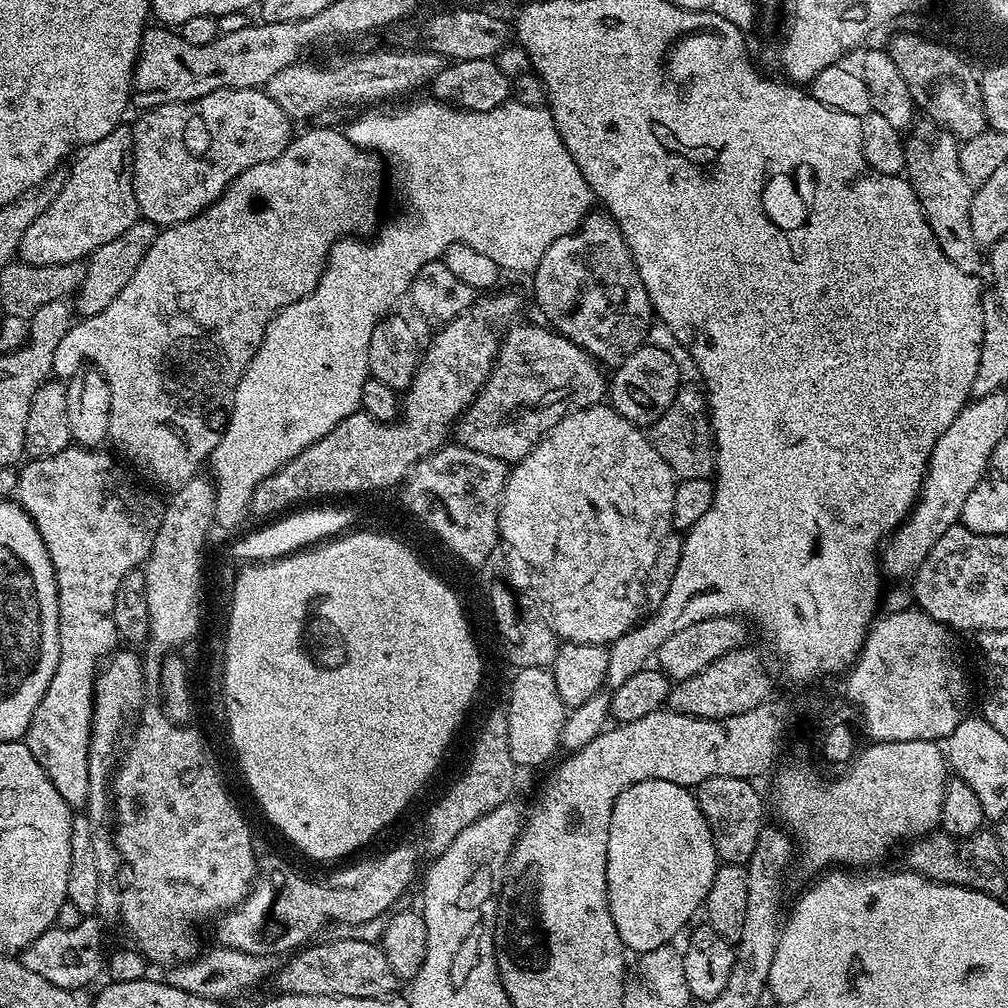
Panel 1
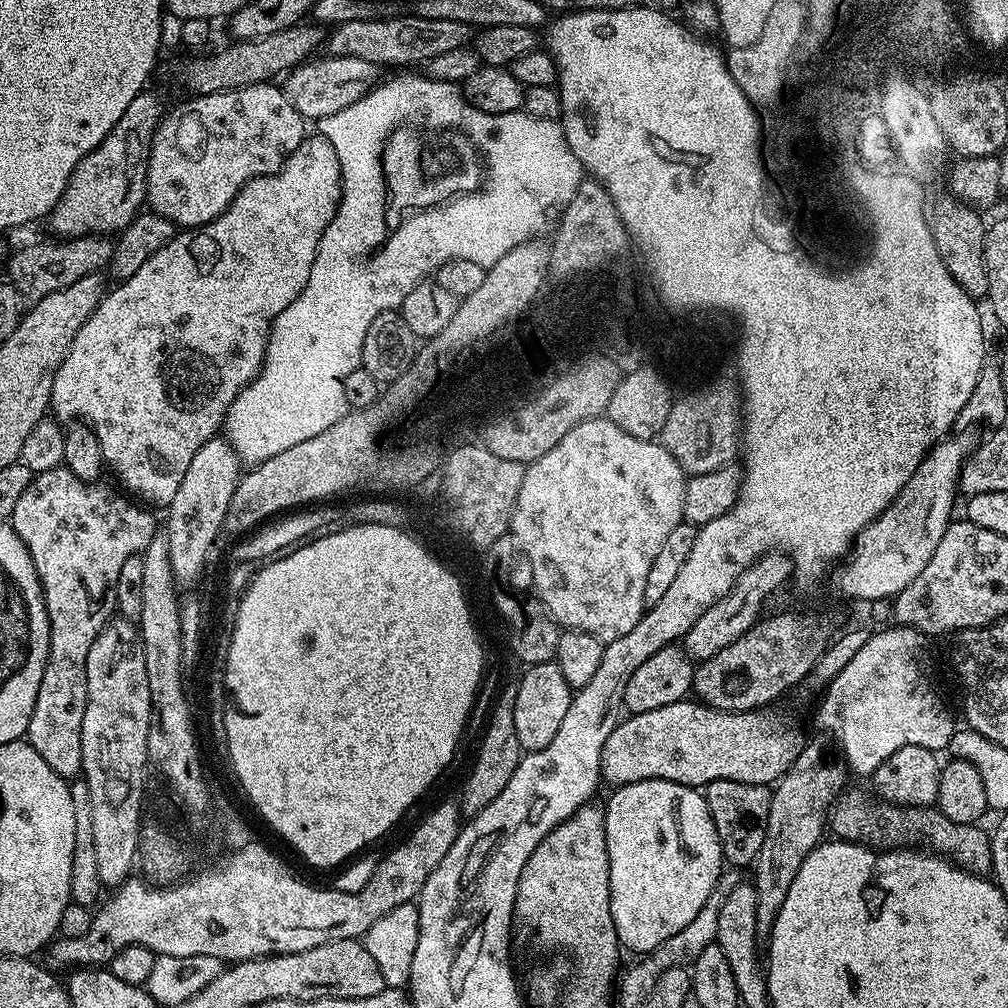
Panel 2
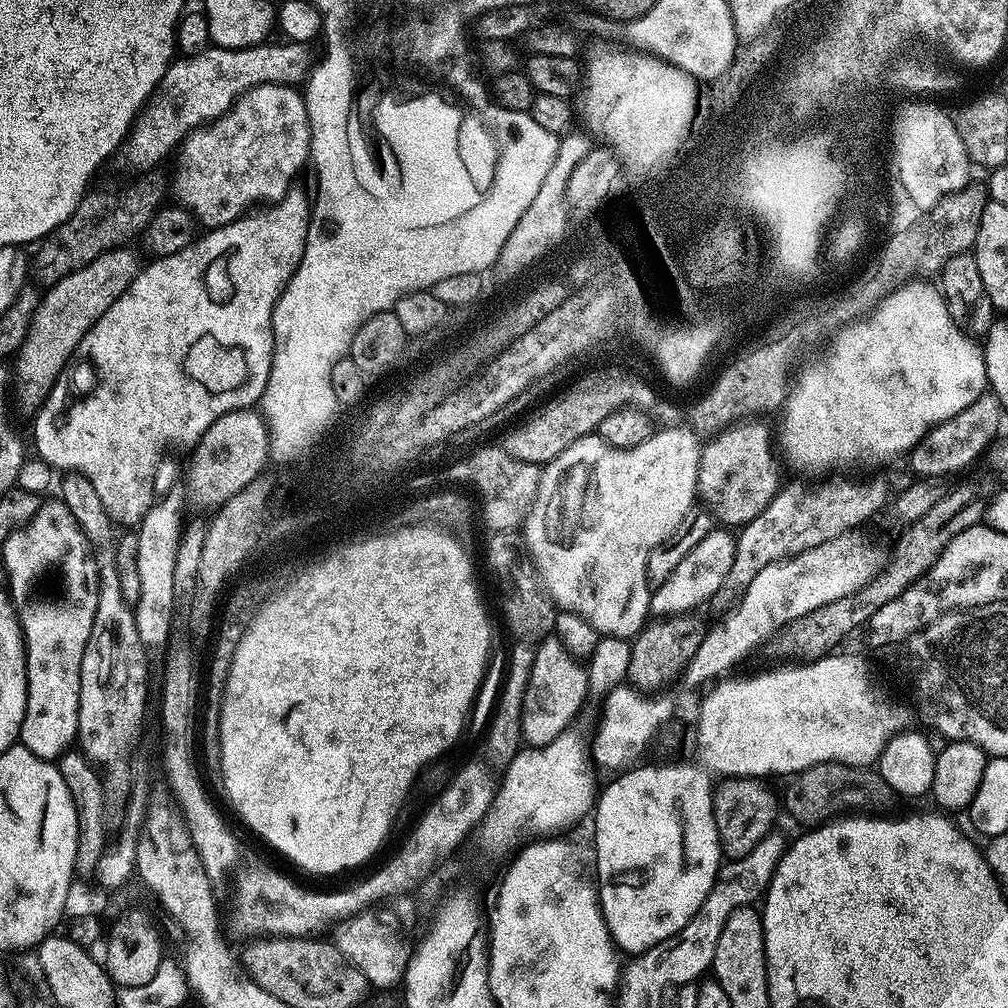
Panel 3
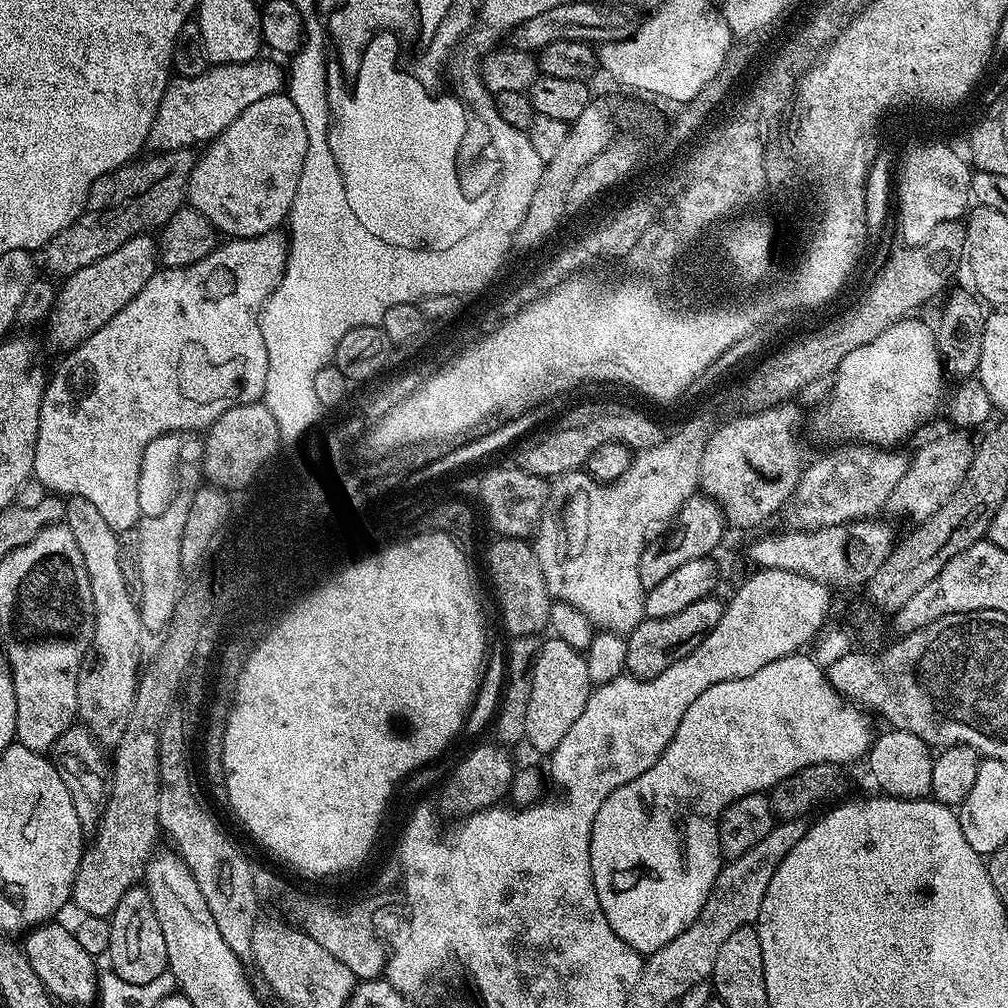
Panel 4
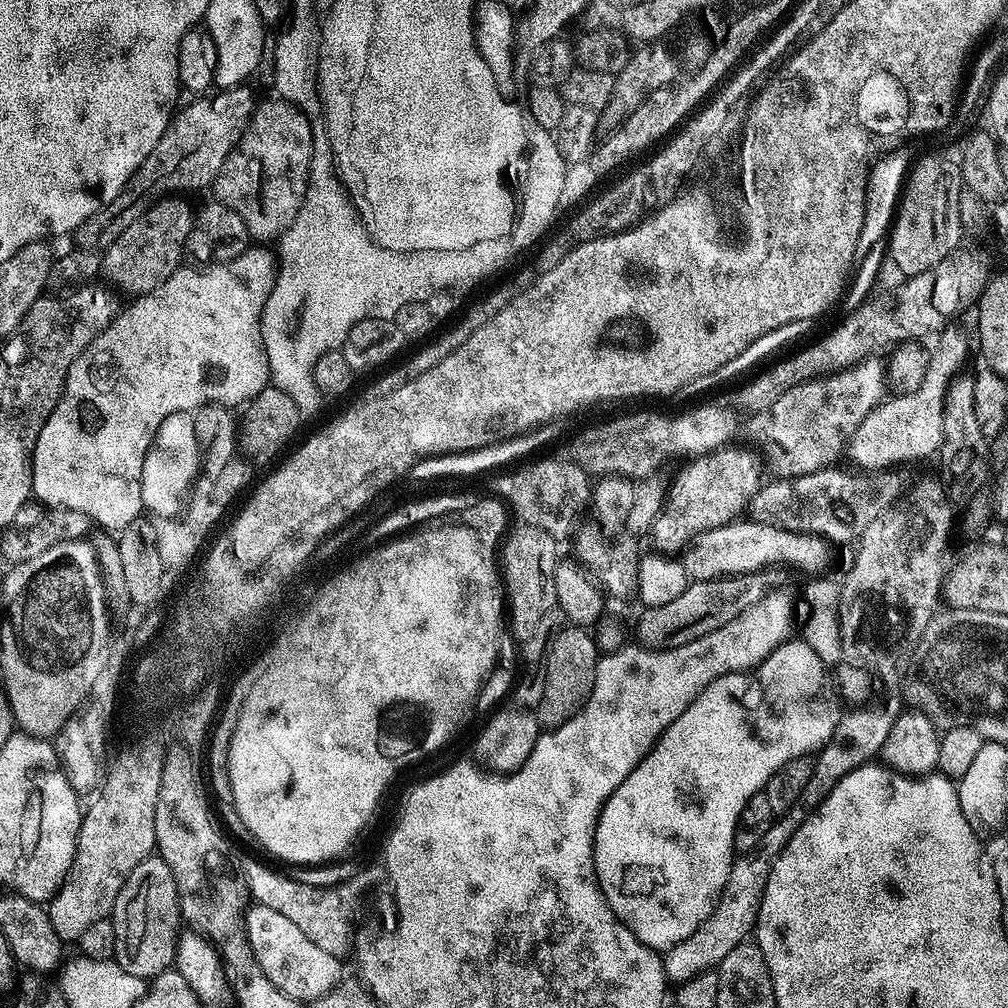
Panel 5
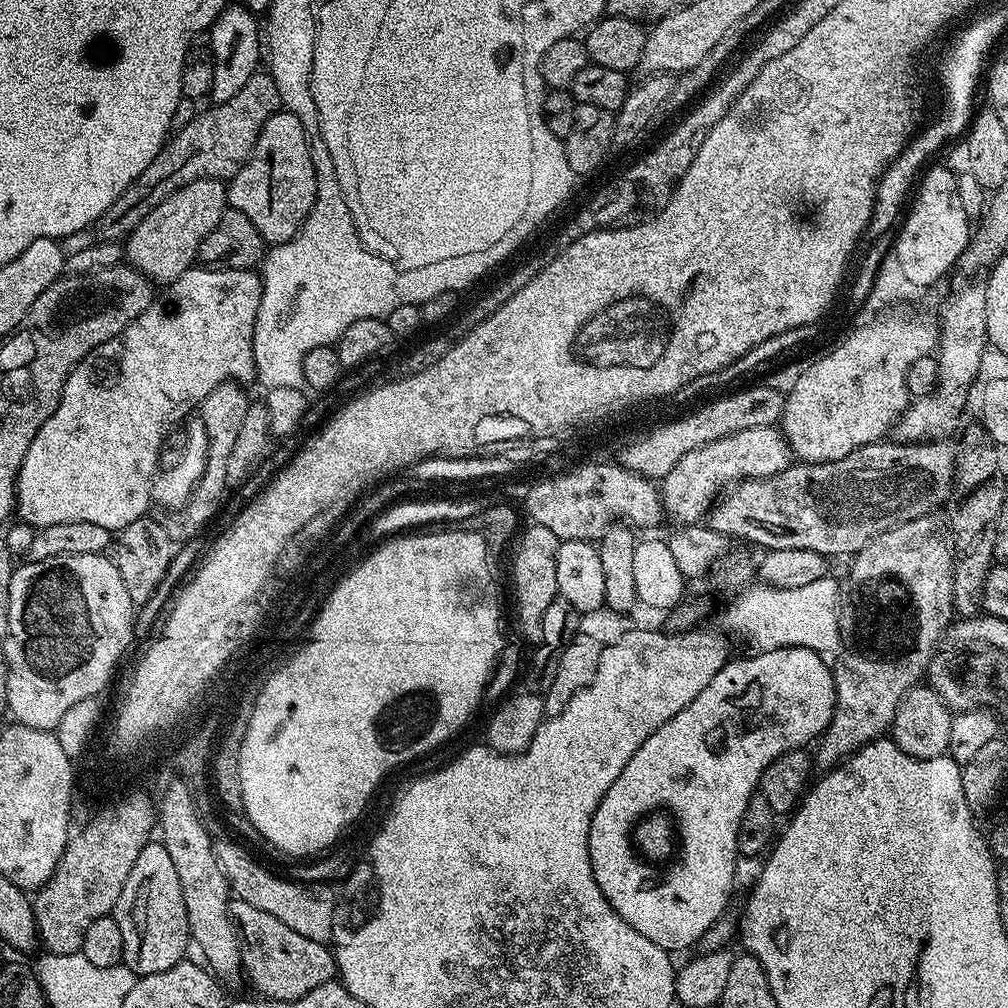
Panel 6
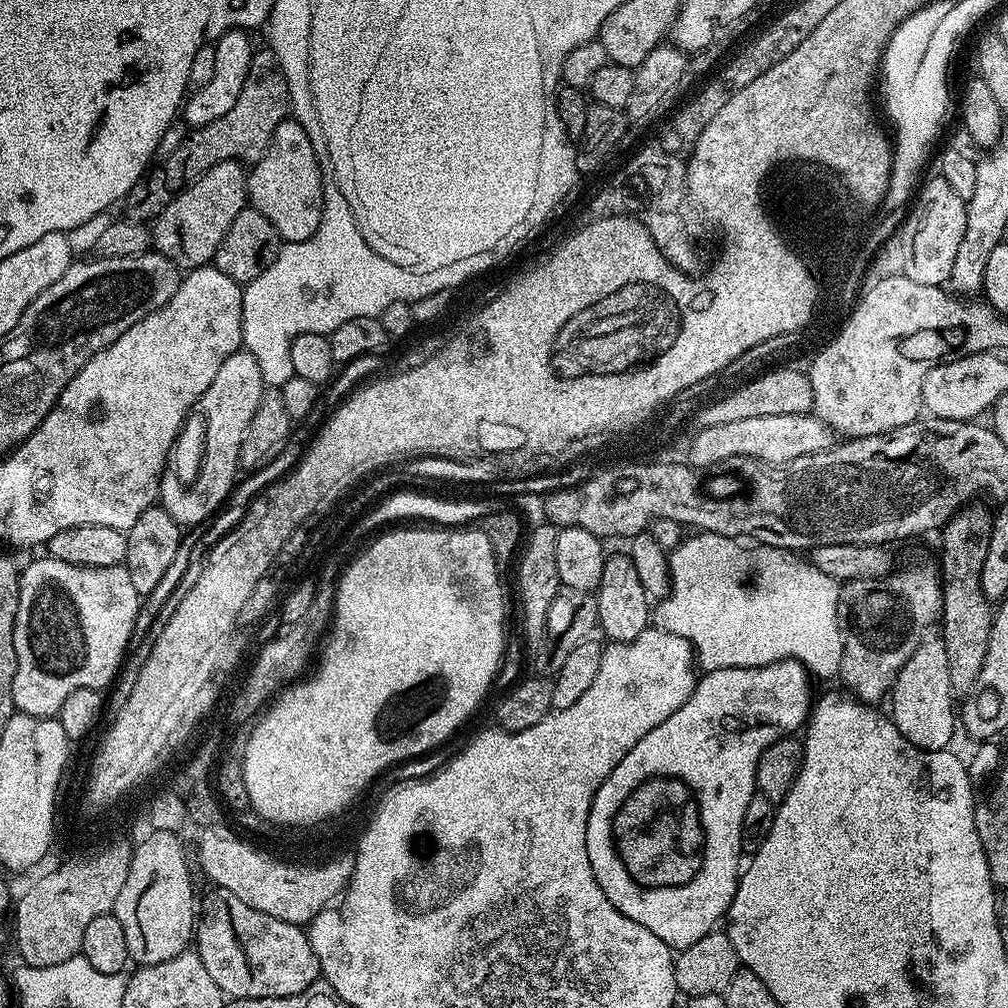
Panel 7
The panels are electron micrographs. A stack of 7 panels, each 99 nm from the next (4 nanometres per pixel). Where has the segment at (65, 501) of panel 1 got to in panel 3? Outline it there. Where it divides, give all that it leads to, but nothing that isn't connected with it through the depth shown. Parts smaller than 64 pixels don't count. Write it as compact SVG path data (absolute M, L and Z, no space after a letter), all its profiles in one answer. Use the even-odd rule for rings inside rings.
M59 498L45 499L36 513L19 528L15 528L2 545L4 566L8 570L8 582L12 586L10 594L18 605L28 666L28 697L19 743L38 754L38 758L53 762L59 761L77 739L82 654L86 654L86 642L90 642L90 630L94 626L94 614L98 610L100 573L97 561L92 561L92 556L88 553L88 546L89 538L84 535L74 514Z

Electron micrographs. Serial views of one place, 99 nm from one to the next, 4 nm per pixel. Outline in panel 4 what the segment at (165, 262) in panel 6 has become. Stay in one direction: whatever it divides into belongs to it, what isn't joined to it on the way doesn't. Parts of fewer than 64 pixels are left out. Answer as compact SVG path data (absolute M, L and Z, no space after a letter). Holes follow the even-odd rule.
M141 234L122 242L114 254L106 254L106 258L98 258L98 262L90 262L90 266L82 266L82 270L72 273L59 285L56 307L48 313L46 327L48 340L56 348L74 350L90 334L94 334L122 306L126 306L150 282L150 278L158 271L158 244L151 235Z

